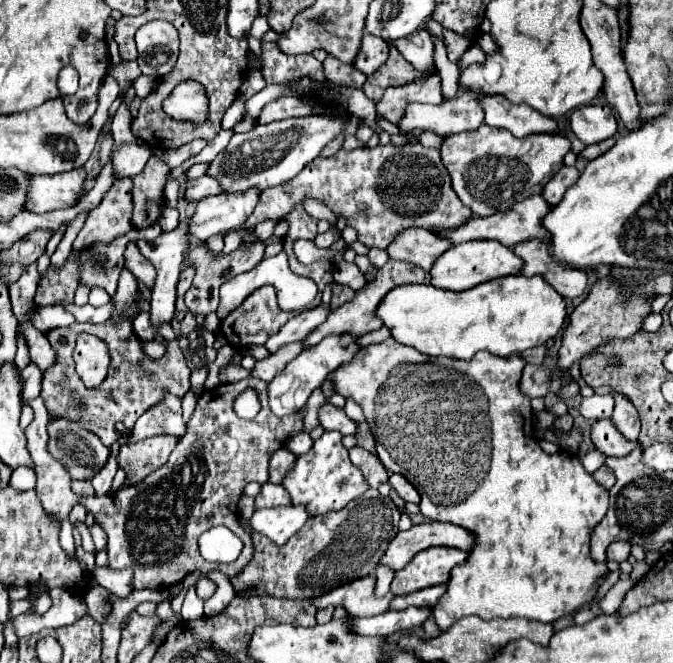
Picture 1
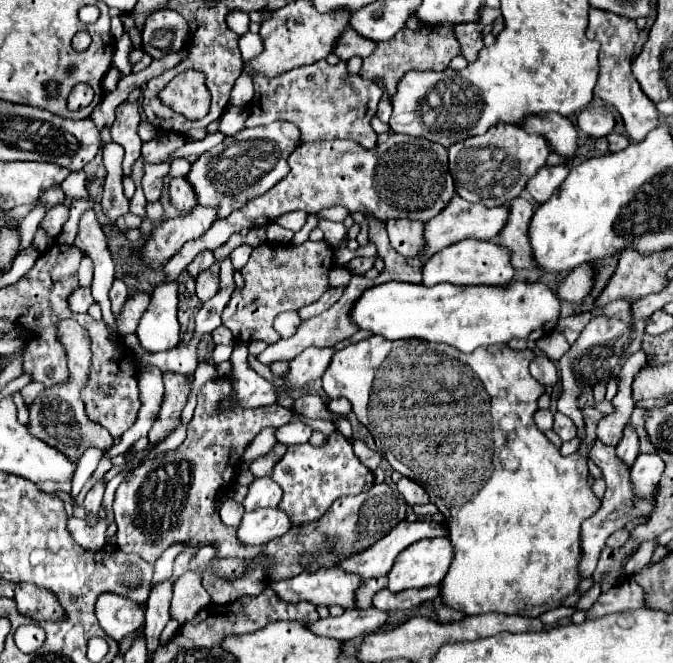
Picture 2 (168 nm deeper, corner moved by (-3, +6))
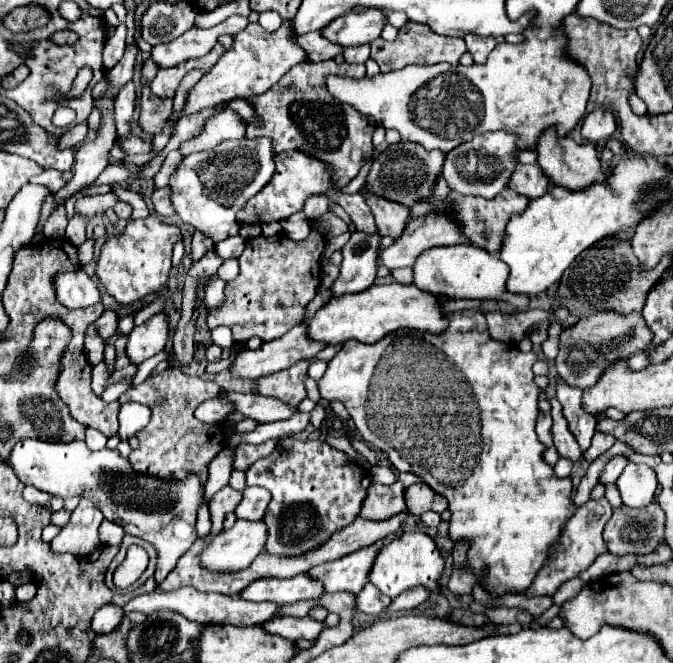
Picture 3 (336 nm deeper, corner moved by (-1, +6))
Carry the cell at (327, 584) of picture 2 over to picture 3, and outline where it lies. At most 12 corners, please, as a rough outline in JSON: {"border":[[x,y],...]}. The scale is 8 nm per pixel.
{"border":[[303,573],[257,579],[239,593],[245,601],[285,605],[315,599],[321,583]]}

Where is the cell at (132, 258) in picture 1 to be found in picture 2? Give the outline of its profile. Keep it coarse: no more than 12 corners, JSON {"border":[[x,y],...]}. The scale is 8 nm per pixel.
{"border":[[133,213],[117,219],[119,231],[125,233],[127,229],[137,229],[141,219]]}

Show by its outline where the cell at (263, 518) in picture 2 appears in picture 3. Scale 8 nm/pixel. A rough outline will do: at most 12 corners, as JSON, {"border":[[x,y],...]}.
{"border":[[237,519],[201,551],[209,571],[241,571],[265,547],[263,521]]}

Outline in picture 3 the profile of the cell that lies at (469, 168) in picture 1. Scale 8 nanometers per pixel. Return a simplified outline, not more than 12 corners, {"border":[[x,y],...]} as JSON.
{"border":[[481,133],[445,155],[453,191],[493,199],[517,165],[515,135]]}

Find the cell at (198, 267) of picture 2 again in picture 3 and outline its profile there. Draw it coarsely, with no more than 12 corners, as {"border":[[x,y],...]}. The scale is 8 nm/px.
{"border":[[203,231],[193,233],[191,255],[193,261],[201,259],[213,241]]}

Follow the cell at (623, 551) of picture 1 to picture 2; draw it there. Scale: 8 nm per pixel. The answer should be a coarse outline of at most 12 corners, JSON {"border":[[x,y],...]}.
{"border":[[619,529],[607,539],[611,549],[623,547],[629,539],[627,529]]}

